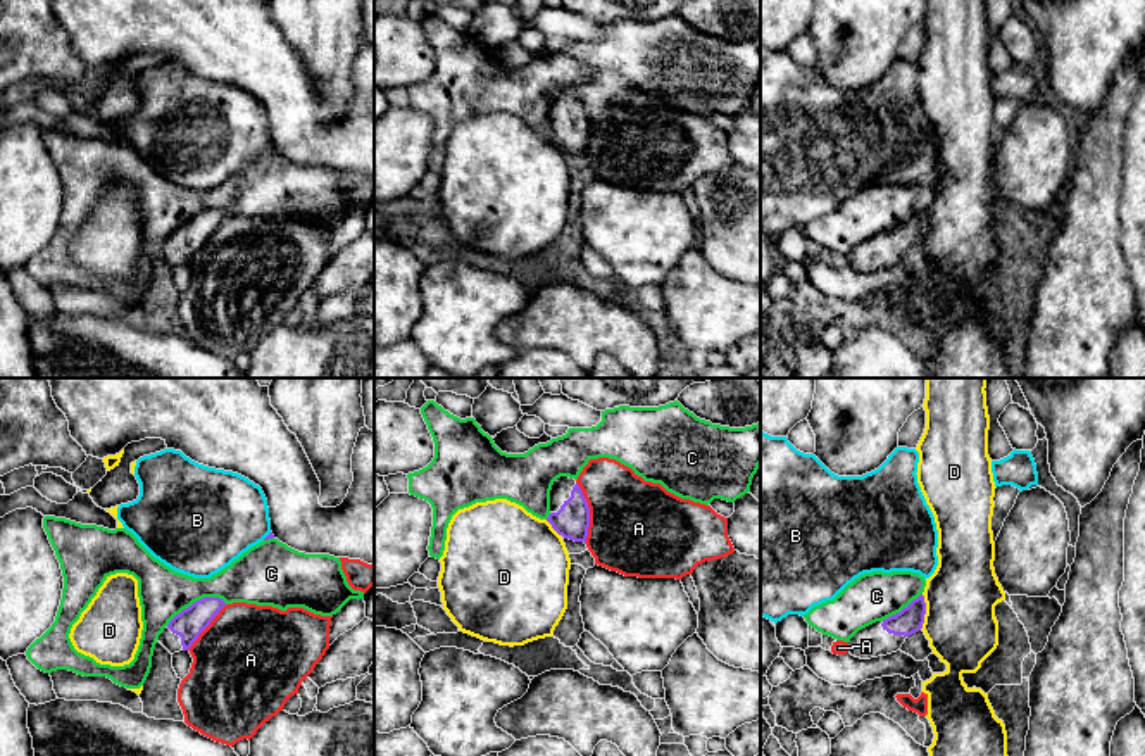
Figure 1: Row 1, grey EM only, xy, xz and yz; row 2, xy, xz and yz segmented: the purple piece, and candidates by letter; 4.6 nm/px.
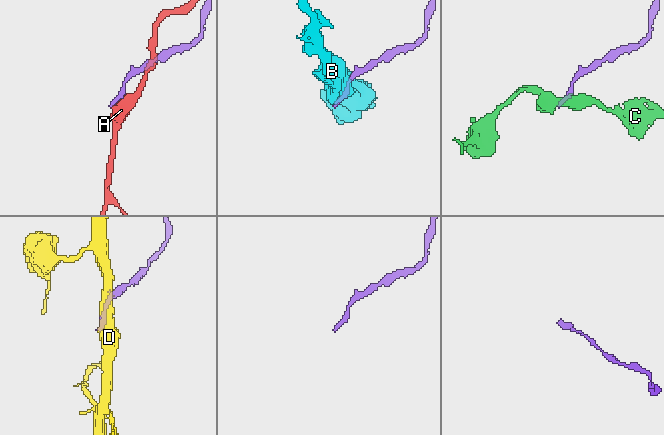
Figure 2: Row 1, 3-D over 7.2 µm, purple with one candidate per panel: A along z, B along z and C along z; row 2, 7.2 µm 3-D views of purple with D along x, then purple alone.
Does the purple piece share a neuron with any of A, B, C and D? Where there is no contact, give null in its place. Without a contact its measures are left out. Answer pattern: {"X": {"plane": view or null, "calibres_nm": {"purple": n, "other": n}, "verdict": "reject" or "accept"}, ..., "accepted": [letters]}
{"A": {"plane": "xz", "calibres_nm": {"purple": 160, "other": 440}, "verdict": "reject"}, "B": {"plane": "xy", "calibres_nm": {"purple": 20, "other": 420}, "verdict": "reject"}, "C": {"plane": "xy", "calibres_nm": {"purple": 140, "other": 220}, "verdict": "reject"}, "D": {"plane": "yz", "calibres_nm": {"purple": 120, "other": 340}, "verdict": "reject"}, "accepted": []}

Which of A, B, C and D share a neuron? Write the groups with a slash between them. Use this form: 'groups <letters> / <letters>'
groups A / B / C / D

